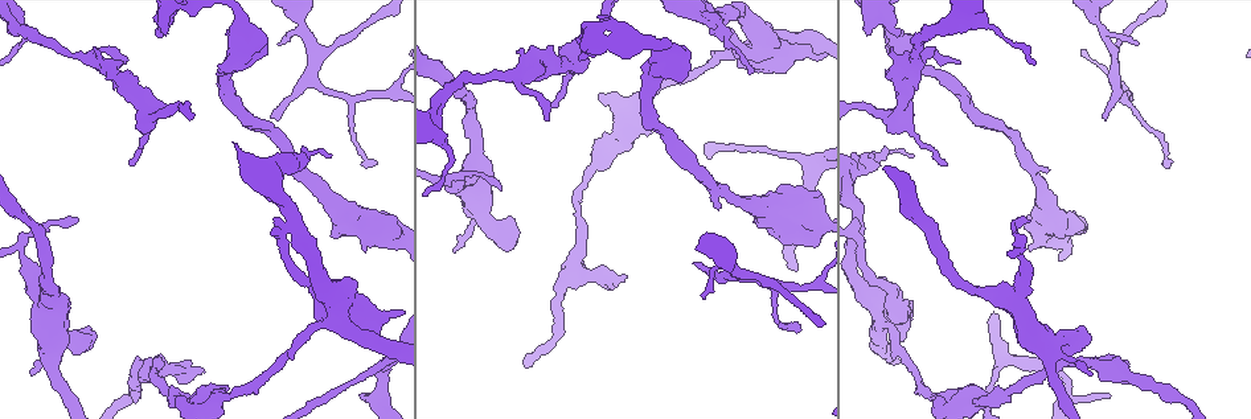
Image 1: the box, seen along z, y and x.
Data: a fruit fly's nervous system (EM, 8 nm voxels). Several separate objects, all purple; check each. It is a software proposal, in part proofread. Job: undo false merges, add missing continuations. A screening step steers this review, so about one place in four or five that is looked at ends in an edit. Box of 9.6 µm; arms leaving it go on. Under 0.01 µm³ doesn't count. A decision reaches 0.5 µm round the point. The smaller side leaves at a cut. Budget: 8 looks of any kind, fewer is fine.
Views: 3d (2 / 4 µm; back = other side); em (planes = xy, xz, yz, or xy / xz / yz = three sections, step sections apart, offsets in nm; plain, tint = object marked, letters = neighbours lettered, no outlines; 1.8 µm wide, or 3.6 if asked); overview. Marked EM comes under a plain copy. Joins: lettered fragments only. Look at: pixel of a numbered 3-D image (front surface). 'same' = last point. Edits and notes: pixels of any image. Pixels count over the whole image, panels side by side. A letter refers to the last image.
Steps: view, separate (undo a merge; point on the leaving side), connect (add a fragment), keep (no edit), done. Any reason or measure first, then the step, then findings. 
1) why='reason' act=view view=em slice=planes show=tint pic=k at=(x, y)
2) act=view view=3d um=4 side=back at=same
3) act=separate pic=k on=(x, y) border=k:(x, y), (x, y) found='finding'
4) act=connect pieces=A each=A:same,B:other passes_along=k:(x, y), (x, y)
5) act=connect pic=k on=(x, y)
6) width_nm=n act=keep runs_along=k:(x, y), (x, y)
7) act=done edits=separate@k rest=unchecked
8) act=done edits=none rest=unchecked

why='calibre changes' act=view view=em slice=planes show=tint pic=1 at=(742, 46)

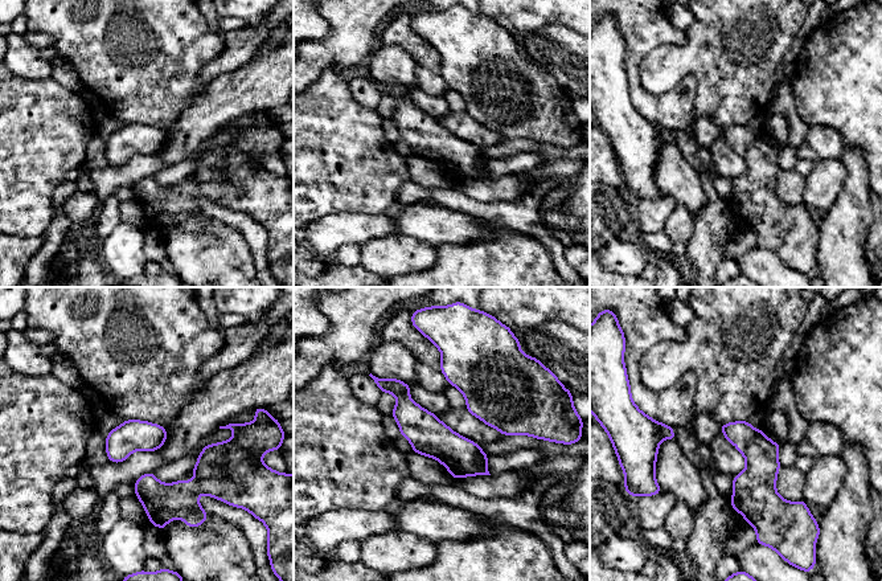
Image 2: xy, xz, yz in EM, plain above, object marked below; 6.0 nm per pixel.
why='what lies round it' act=view view=em slice=planes show=letters at=same

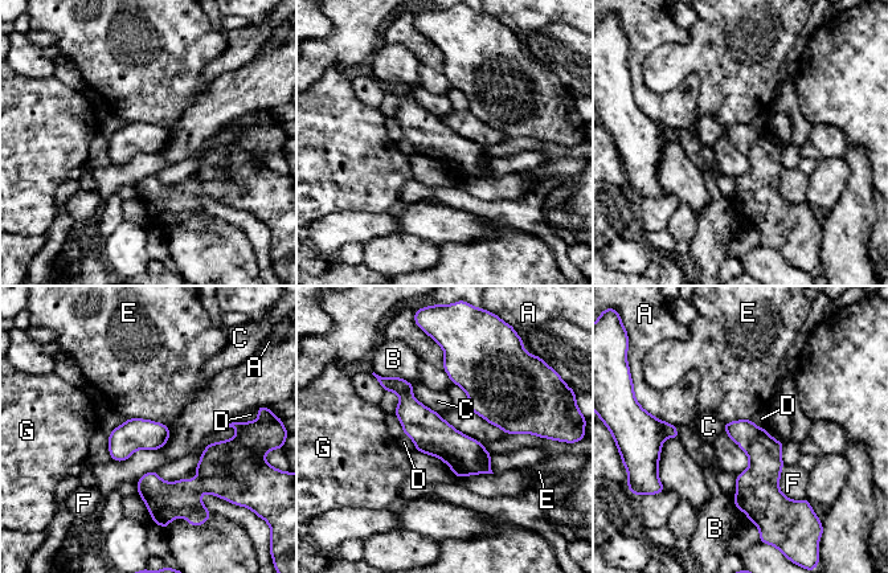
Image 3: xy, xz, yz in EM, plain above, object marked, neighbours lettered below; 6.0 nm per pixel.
longest_contact=F:260nm act=separate pic=3 on=(257, 482) each=A:other,B:other,C:other,D:other,E:other,F:other,G:other found='a second cell is stuck on'

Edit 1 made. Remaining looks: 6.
why='an open end' act=view view=3d um=2 pic=1 at=(1109, 393)

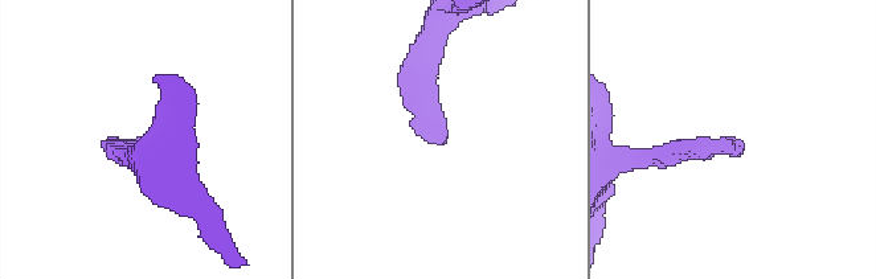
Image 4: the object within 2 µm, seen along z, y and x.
act=view view=em slice=xy step=8 show=letters pic=4 at=(742, 144)

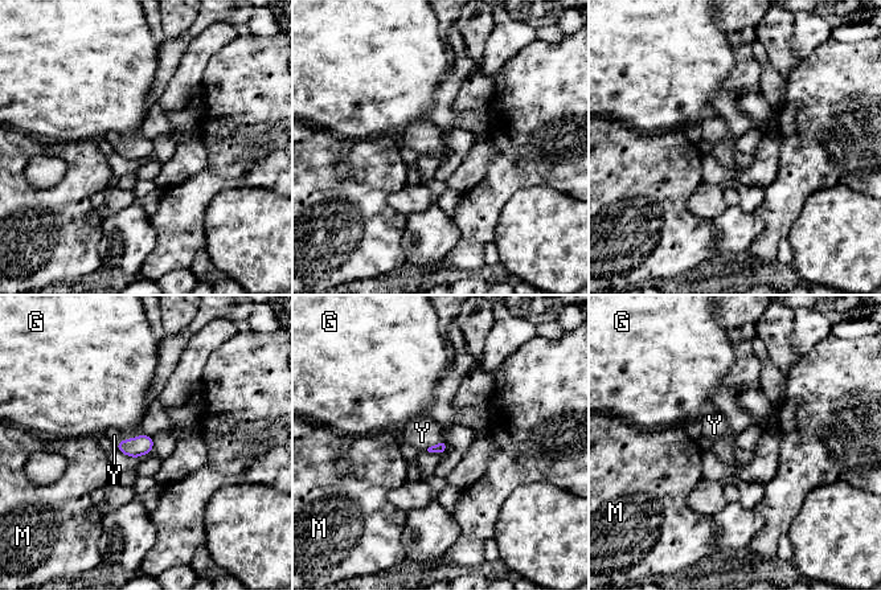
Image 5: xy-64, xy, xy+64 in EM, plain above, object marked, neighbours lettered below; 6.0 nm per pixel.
act=connect pieces=Y each=G:other,M:other,Y:same passes_along=5:(138, 446), (128, 439), (114, 435) found='the cell continues'

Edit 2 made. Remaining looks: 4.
why='calibre changes' act=view view=em slice=xy step=8 show=tint pic=1 at=(226, 70)

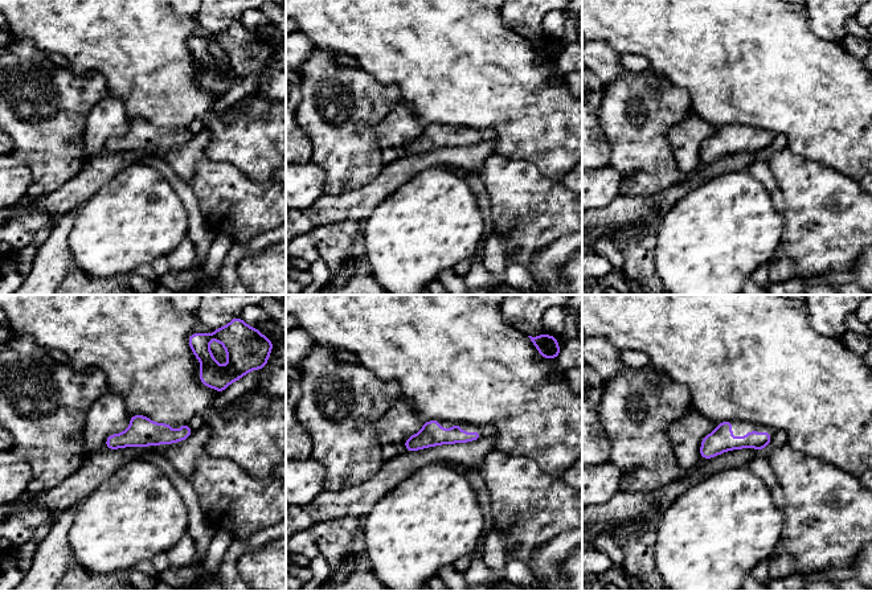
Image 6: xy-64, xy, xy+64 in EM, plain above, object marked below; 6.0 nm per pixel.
why='another direction' act=view view=em slice=planes show=letters at=same

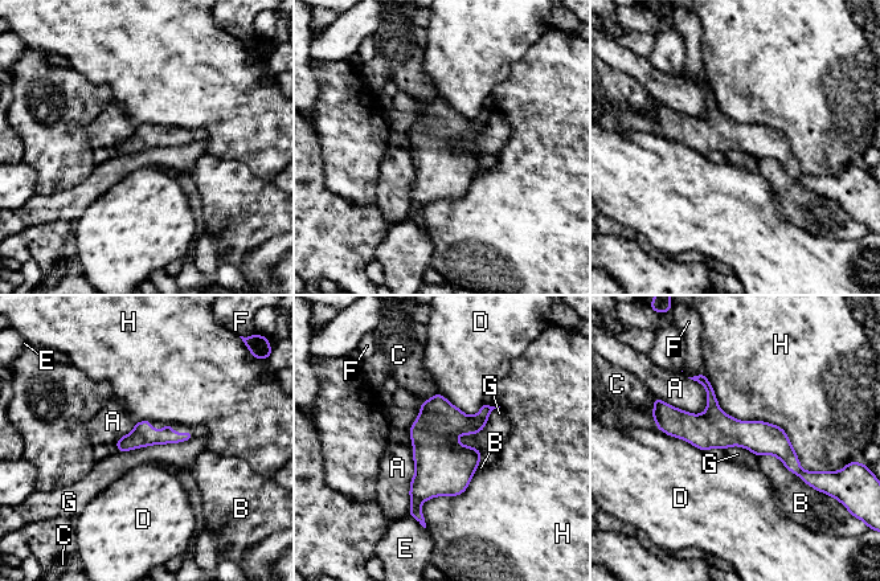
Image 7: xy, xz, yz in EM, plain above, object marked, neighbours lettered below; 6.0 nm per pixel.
act=keep each=A:other,B:other,C:other,D:other,E:other,F:other,G:other,H:other border=7:(500, 406), (481, 430), (455, 441) found='one cell here'

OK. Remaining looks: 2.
act=done edits=separate@3,connect@5 rest=unchecked

